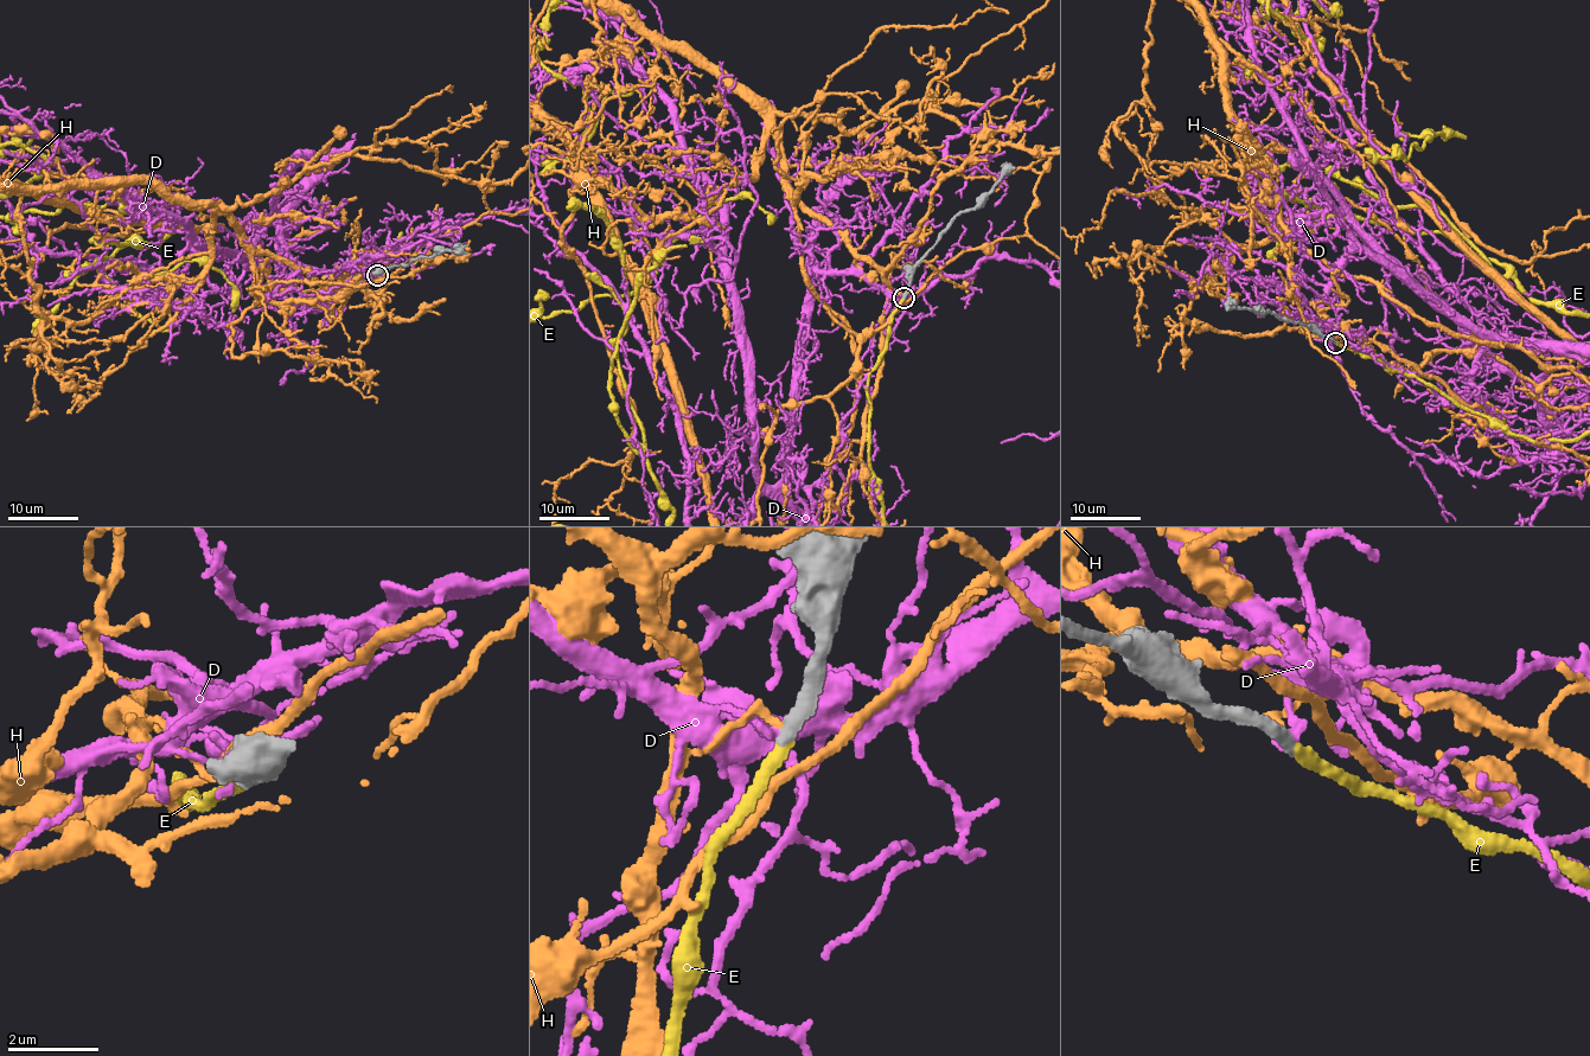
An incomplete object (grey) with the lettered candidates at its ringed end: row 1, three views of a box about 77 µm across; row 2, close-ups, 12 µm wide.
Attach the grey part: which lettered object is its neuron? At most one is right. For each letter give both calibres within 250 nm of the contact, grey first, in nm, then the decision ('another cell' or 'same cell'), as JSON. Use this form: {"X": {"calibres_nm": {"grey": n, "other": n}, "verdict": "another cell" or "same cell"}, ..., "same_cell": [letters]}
{"D": {"calibres_nm": {"grey": 360, "other": 220}, "verdict": "another cell"}, "E": {"calibres_nm": {"grey": 320, "other": 300}, "verdict": "same cell"}, "H": {"calibres_nm": {"grey": 360, "other": 170}, "verdict": "another cell"}, "same_cell": ["E"]}

